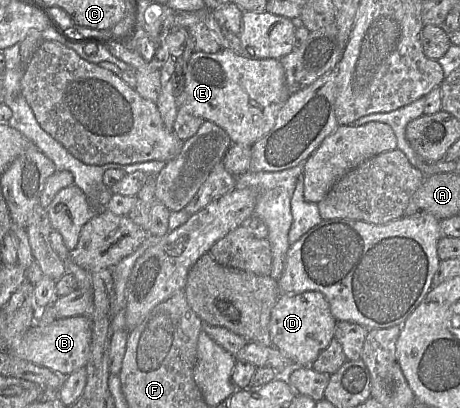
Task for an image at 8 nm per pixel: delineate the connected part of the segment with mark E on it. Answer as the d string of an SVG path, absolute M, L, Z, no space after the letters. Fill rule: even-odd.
M226 48L217 53L193 52L185 74L176 77L176 84L178 110L214 122L229 134L233 144L247 146L253 146L274 127L281 108L291 95L280 59L252 59Z

